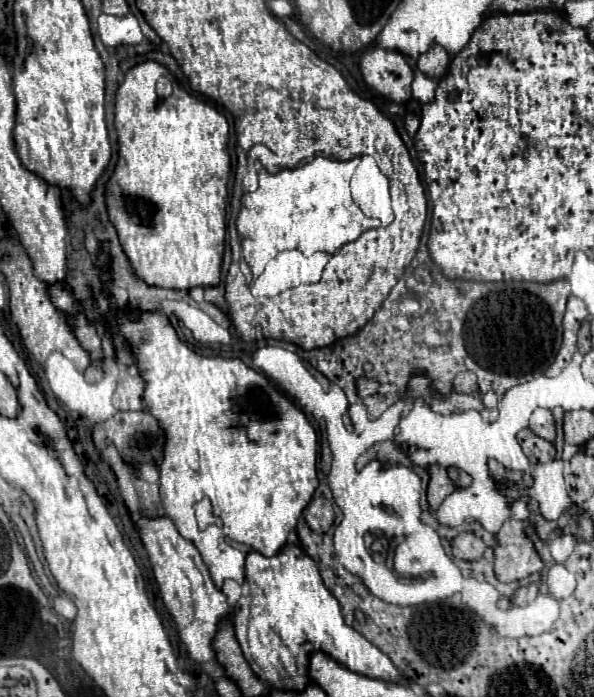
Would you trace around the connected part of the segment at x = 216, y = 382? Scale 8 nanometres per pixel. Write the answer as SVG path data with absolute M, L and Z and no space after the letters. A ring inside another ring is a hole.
M128 311L126 317L122 317L118 321L118 327L120 327L120 333L134 345L134 353L136 353L136 361L140 367L146 369L144 373L144 381L146 381L146 391L144 391L144 401L150 409L150 413L160 421L160 425L164 427L166 431L166 447L164 447L164 461L160 465L160 497L162 497L162 505L166 509L166 515L174 521L178 533L192 541L196 545L196 549L200 551L208 571L210 571L210 577L214 581L214 585L218 589L222 589L224 581L226 579L234 579L238 583L244 581L246 577L246 569L244 569L244 561L246 561L246 555L250 551L258 551L262 553L264 557L274 557L276 553L280 553L280 549L286 545L286 539L288 539L288 533L296 529L296 523L304 511L304 507L310 503L312 495L314 495L318 485L317 477L317 458L319 454L319 442L314 433L314 427L310 425L310 421L306 419L306 415L302 413L302 409L290 401L290 397L286 393L282 393L278 387L270 385L272 381L268 381L268 377L264 377L262 373L246 367L240 359L224 359L224 357L200 357L196 355L190 347L186 347L174 327L170 325L168 317L164 313L144 313L144 315L134 315L132 311ZM202 497L208 497L214 505L212 513L216 517L222 519L222 527L216 527L216 525L210 525L206 527L204 531L198 529L196 525L196 519L192 517L192 507L202 499Z

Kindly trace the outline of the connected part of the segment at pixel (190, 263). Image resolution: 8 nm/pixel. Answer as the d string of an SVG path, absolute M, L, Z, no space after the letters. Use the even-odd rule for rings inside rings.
M148 59L134 65L118 87L114 123L118 131L118 163L106 183L106 209L134 275L146 285L162 289L216 287L224 253L230 181L230 127L226 117L212 103L180 89L162 63Z

